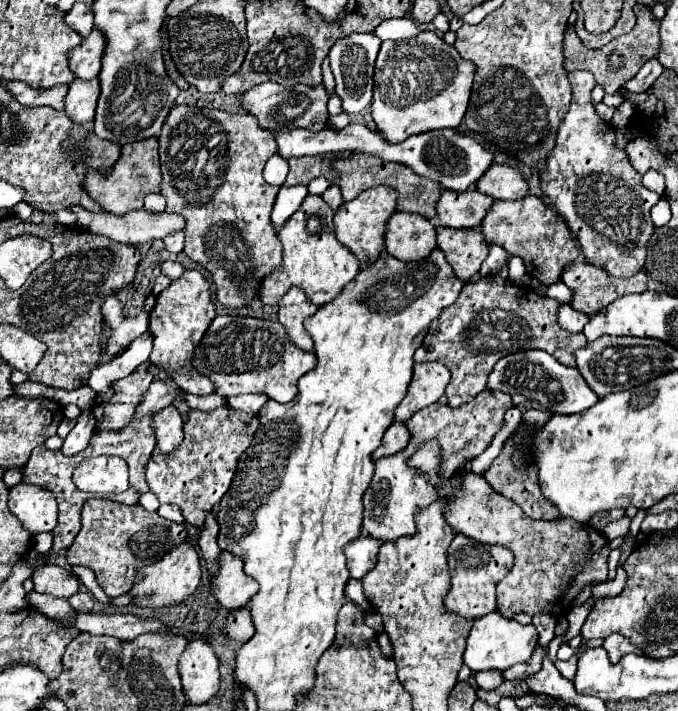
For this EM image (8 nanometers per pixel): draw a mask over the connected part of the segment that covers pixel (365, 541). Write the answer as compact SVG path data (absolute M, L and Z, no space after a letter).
M362 535L360 539L346 545L344 553L348 559L350 575L354 579L362 579L370 569L374 569L376 559L378 559L378 545L380 545L380 541L368 537L368 535Z

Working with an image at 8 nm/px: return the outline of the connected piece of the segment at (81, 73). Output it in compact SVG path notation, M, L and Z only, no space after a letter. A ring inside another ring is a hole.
M94 29L76 49L70 51L68 65L76 79L94 79L100 73L100 61L104 53L104 35Z

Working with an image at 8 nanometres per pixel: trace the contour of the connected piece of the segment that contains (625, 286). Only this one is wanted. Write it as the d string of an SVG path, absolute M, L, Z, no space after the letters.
M580 261L566 267L560 279L572 291L570 305L576 311L582 311L588 315L594 315L596 311L604 309L618 297L624 297L630 293L642 293L648 287L646 271L640 271L630 279L616 279L616 277L610 277L602 267L594 267L590 263L580 263Z

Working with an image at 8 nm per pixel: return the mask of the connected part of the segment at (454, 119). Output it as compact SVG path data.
M422 31L404 43L384 41L374 69L372 119L376 131L392 143L434 129L456 129L468 107L474 65L446 45L436 33Z

